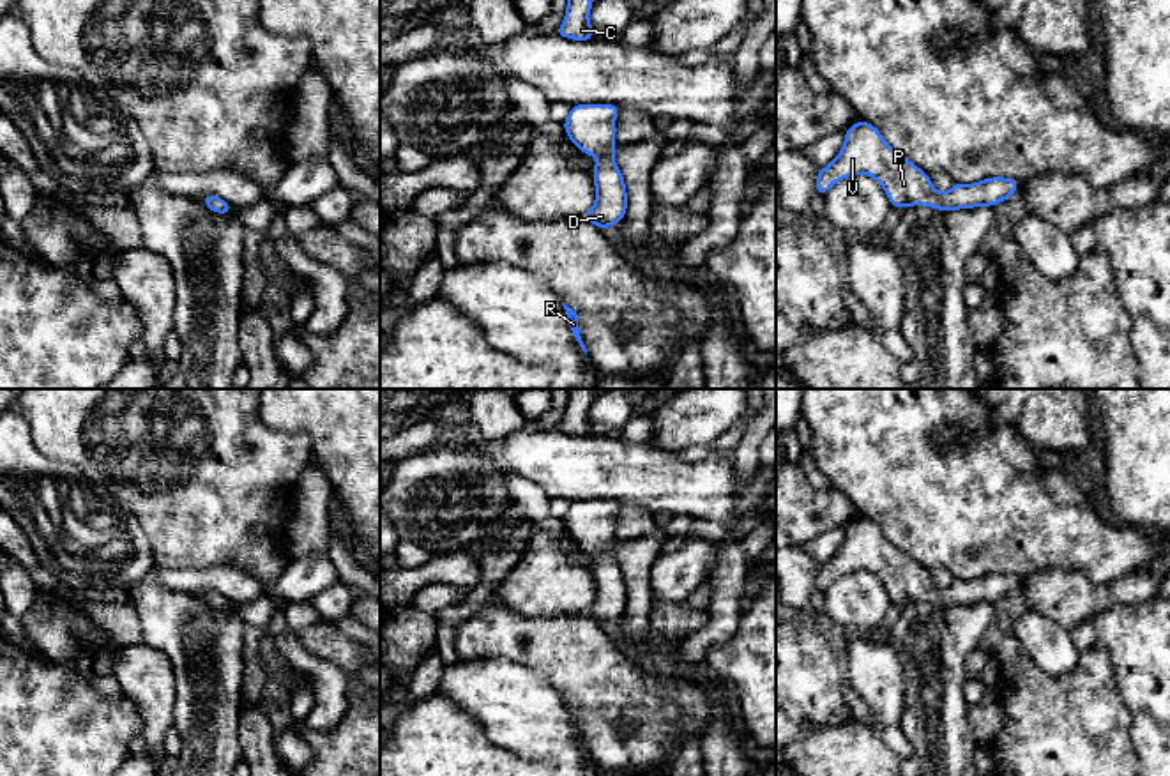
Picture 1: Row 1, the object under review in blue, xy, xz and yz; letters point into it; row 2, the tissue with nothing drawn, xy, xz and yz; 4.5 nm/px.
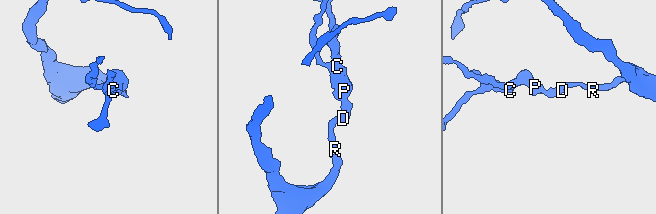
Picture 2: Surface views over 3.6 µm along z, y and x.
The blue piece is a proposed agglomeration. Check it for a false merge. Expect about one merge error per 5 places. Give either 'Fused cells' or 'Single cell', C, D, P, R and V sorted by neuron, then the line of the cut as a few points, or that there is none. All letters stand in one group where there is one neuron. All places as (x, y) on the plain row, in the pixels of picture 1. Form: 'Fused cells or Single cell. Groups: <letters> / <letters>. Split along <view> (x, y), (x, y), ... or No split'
Single cell. Groups: C D P R V. No split

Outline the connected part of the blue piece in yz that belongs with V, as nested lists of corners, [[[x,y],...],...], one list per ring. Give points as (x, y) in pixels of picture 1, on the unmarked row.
[[[866,516],[847,525],[838,553],[818,566],[815,587],[824,592],[838,576],[859,569],[873,573],[885,585],[894,605],[926,601],[949,608],[981,601],[995,603],[1020,585],[1016,574],[993,573],[976,580],[954,578],[947,589],[938,590],[930,578],[930,569],[891,544],[880,527]]]

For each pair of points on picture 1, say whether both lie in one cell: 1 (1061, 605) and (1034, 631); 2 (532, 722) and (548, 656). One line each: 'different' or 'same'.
1: different
2: different

